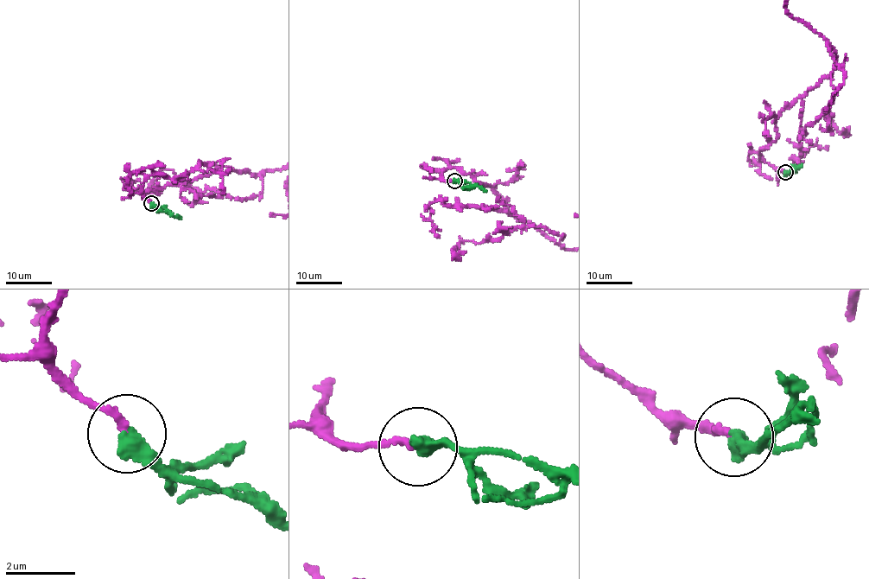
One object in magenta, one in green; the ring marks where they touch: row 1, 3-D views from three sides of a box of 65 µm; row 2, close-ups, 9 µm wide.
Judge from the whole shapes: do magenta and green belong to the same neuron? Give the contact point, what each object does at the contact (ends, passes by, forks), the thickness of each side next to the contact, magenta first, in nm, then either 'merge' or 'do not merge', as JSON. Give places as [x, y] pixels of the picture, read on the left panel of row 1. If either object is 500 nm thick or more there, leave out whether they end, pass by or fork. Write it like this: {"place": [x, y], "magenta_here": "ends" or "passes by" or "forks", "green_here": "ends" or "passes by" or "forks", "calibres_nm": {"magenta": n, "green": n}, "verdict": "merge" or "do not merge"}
{"place": [151, 203], "magenta_here": "ends", "green_here": "ends", "calibres_nm": {"magenta": 200, "green": 460}, "verdict": "merge"}

